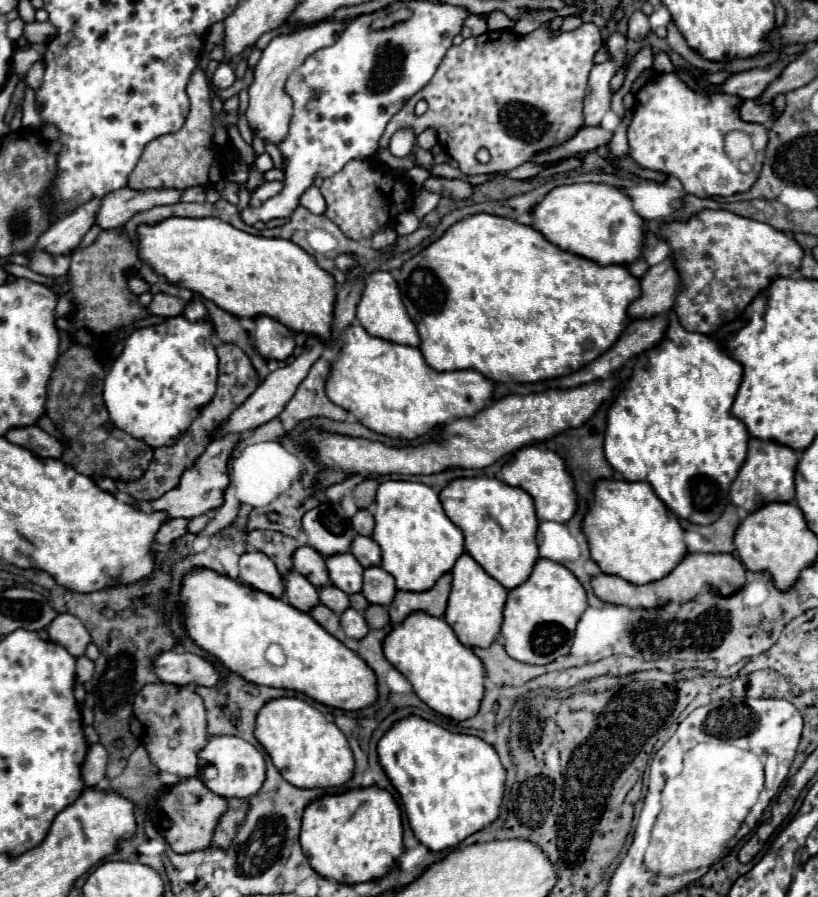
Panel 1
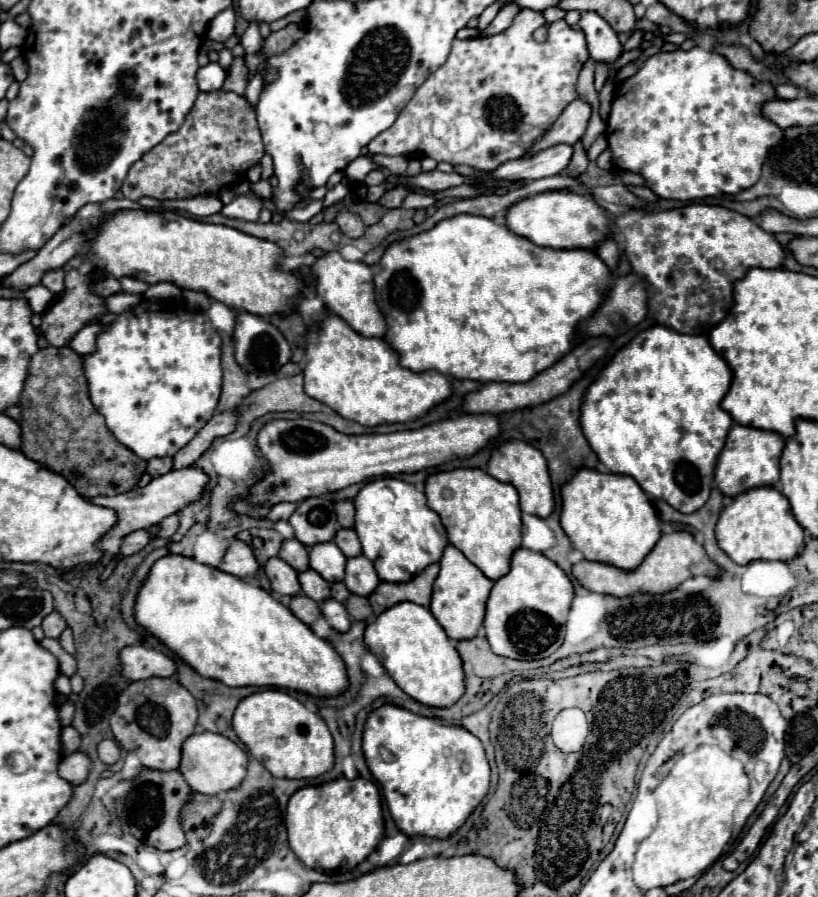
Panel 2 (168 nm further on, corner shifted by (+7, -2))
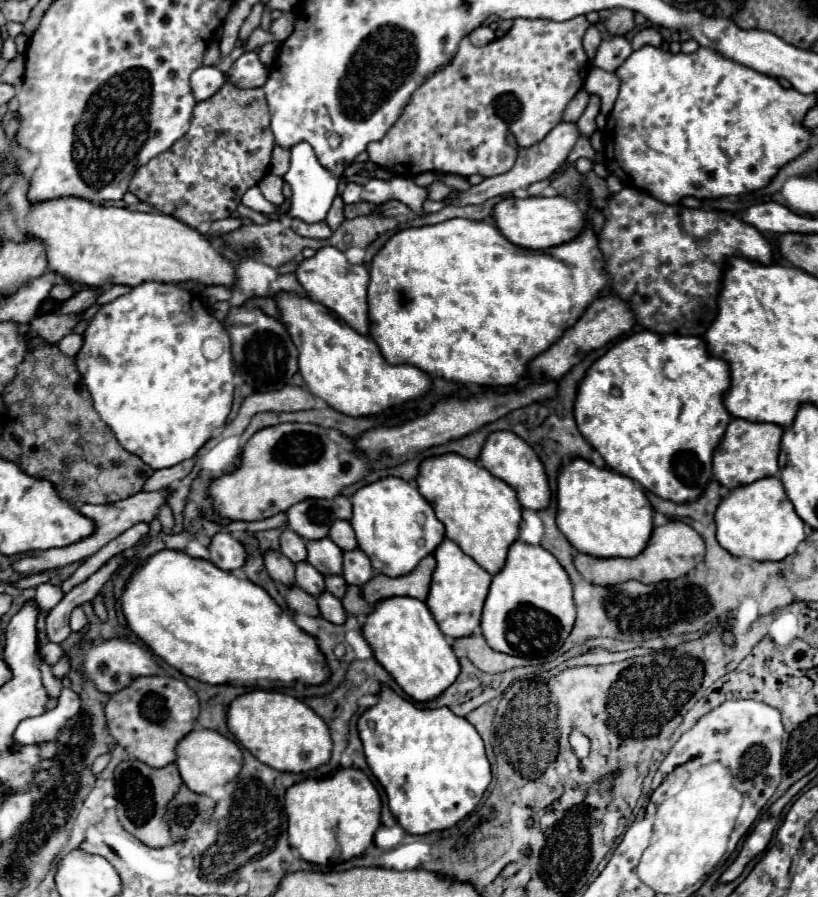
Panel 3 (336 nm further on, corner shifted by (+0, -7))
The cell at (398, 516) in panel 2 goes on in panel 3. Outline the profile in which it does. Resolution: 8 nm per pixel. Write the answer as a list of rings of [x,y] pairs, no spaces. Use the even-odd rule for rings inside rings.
[[[385,477],[361,487],[351,497],[351,503],[353,517],[349,523],[357,533],[359,549],[367,553],[373,569],[387,577],[411,573],[413,565],[417,565],[421,557],[435,553],[437,545],[445,539],[445,525],[435,517],[433,507],[421,497],[417,487],[399,477]]]

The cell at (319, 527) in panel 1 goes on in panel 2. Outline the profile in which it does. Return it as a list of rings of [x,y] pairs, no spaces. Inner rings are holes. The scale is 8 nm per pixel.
[[[306,498],[302,500],[288,522],[294,528],[294,536],[304,544],[312,546],[318,542],[330,542],[334,532],[340,528],[330,498]]]

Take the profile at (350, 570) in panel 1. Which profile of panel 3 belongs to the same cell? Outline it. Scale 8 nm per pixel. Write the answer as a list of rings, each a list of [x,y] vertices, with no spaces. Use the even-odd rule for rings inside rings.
[[[331,539],[307,541],[307,561],[321,573],[321,575],[341,575],[341,557],[343,551],[333,545]]]

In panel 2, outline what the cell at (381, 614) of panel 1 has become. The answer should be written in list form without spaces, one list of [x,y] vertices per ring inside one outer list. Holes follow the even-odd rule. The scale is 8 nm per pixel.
[[[350,594],[348,600],[344,602],[348,614],[354,618],[354,620],[370,620],[374,616],[368,600],[364,596],[358,596],[358,594]]]

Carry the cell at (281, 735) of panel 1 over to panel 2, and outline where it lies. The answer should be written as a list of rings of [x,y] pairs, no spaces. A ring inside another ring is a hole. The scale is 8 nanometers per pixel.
[[[262,690],[242,698],[236,706],[232,728],[272,776],[316,778],[334,766],[334,740],[326,722],[282,690]]]

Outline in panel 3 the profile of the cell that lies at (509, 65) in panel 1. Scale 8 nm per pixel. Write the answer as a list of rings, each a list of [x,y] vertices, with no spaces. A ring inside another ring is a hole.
[[[575,17],[575,19],[569,19],[569,21],[563,21],[563,23],[557,23],[557,21],[549,21],[549,19],[515,19],[513,27],[499,39],[483,45],[483,47],[475,47],[469,43],[469,39],[465,37],[461,43],[459,43],[459,51],[457,55],[453,57],[453,61],[439,69],[437,73],[433,73],[415,93],[413,93],[413,99],[411,103],[405,107],[405,111],[401,113],[399,121],[389,129],[389,133],[381,139],[381,141],[375,141],[375,143],[369,143],[369,159],[383,167],[383,169],[389,169],[393,171],[395,175],[403,175],[403,177],[417,177],[419,173],[425,173],[425,171],[439,171],[439,173],[451,173],[451,175],[461,175],[461,177],[469,177],[473,173],[479,173],[483,177],[493,177],[493,175],[501,175],[501,173],[507,173],[515,159],[517,159],[517,153],[519,149],[525,149],[525,147],[531,147],[535,145],[537,141],[545,139],[545,135],[561,123],[563,119],[563,111],[565,107],[569,105],[569,101],[575,97],[575,93],[584,87],[584,81],[589,73],[589,57],[585,55],[585,49],[581,45],[581,39],[583,39],[583,33],[587,31],[589,27],[589,21],[585,17]],[[511,131],[515,135],[515,141],[517,145],[511,145],[507,143],[505,139],[505,133]]]

